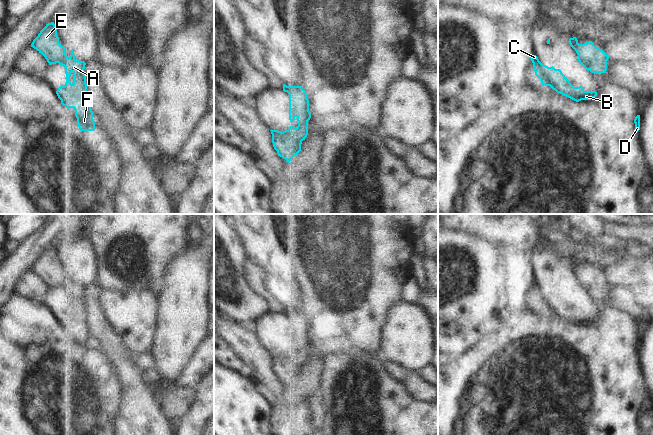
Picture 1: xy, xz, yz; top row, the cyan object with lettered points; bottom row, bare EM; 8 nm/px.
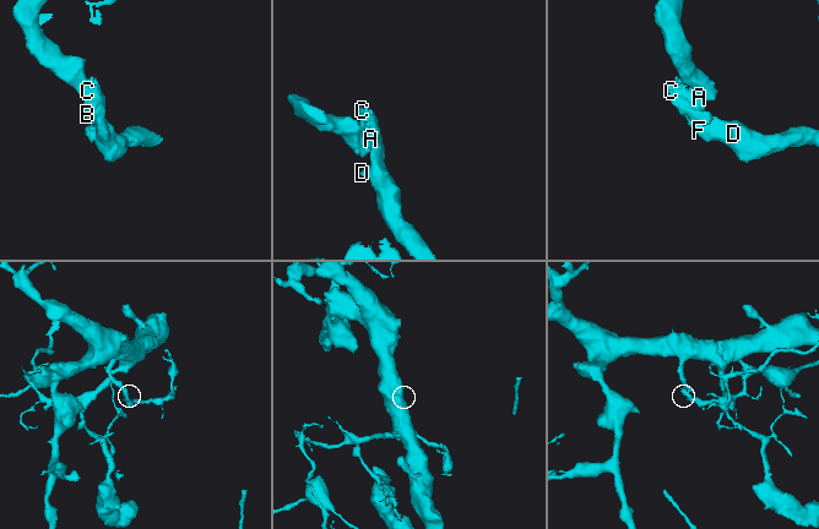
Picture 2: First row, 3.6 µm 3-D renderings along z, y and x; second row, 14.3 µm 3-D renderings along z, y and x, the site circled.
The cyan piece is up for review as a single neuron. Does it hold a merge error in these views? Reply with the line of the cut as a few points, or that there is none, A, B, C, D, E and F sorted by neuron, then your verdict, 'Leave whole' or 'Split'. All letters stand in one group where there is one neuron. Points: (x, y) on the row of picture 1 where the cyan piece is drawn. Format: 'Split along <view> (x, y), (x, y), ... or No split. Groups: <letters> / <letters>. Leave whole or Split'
Split along xz (282, 132), (290, 136), (296, 136), (301, 141). Groups: A B C D F / E. Split.

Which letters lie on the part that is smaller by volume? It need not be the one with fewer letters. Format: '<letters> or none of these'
A, B, C, D, F

